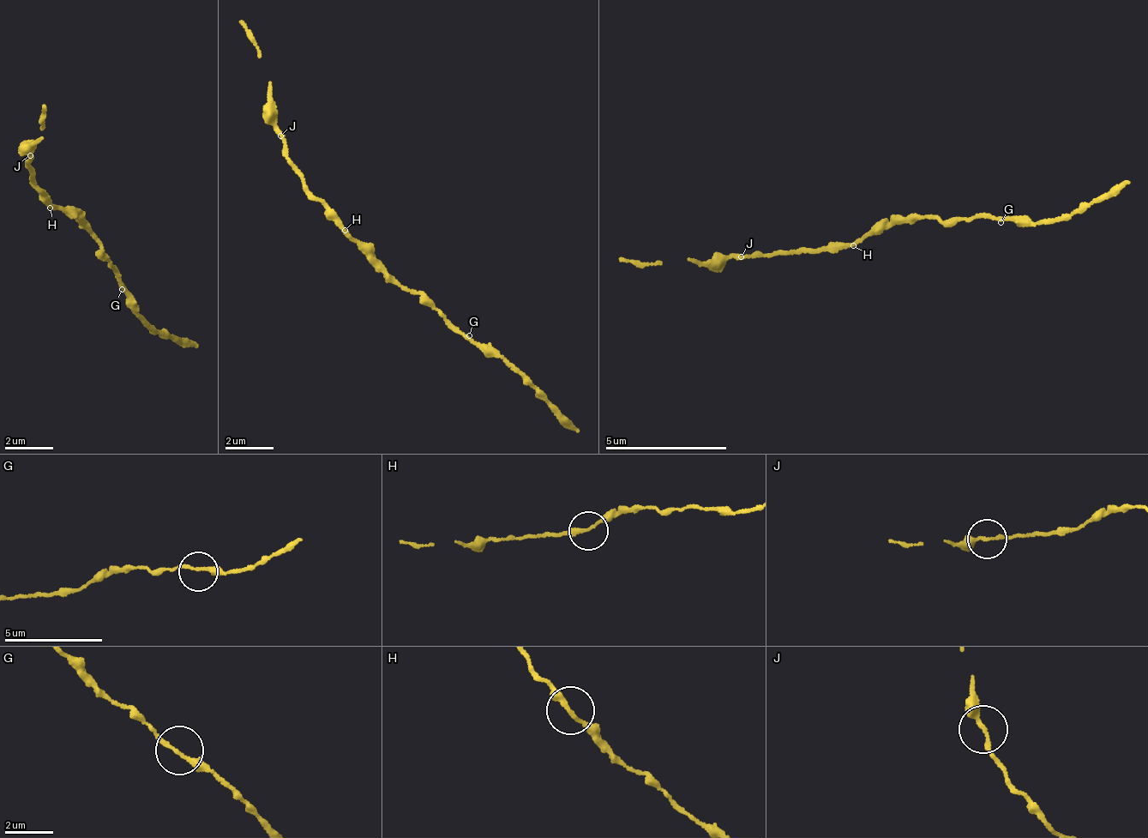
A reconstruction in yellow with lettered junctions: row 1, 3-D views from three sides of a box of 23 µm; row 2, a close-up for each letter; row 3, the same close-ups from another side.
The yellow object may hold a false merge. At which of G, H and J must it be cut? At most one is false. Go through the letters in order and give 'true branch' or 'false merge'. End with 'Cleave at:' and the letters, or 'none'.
G: true branch
H: true branch
J: true branch
Cleave at: none

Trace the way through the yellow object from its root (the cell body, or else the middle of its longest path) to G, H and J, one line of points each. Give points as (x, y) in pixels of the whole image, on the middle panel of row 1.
G: (369, 260), (384, 265), (399, 286), (427, 298), (442, 318), (469, 335)
H: (369, 260), (358, 251), (357, 242), (346, 239), (345, 230)
J: (369, 260), (358, 251), (357, 242), (346, 239), (326, 217), (324, 207), (278, 135)

